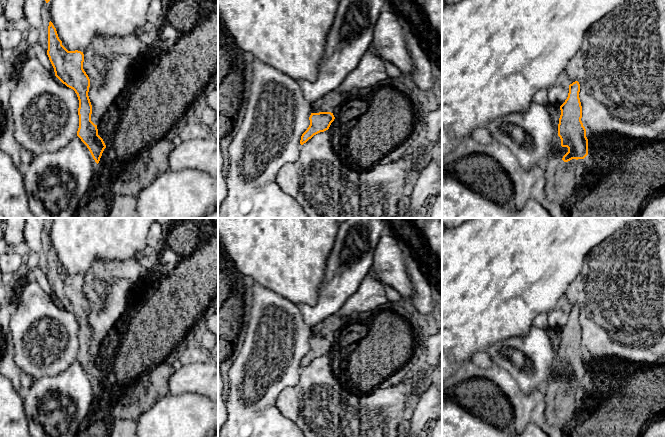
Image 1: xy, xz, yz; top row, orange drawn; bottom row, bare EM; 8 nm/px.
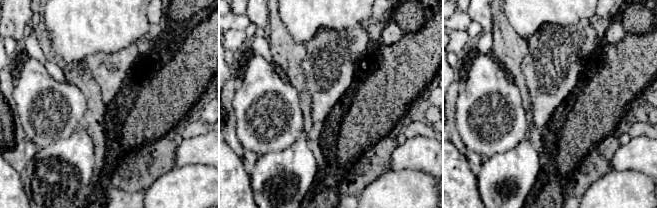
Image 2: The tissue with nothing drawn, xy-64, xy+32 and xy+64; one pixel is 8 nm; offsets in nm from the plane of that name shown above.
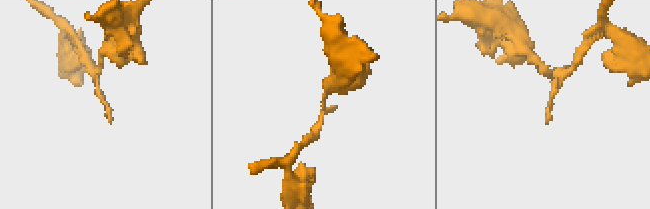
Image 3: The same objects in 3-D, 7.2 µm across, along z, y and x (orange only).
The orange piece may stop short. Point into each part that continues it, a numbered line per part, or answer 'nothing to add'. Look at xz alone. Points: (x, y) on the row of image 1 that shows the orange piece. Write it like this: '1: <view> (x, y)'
nothing to add

